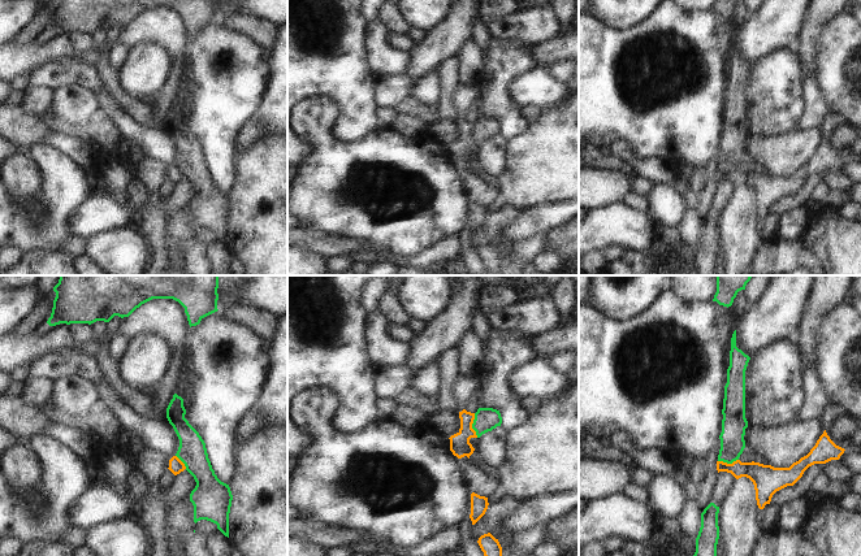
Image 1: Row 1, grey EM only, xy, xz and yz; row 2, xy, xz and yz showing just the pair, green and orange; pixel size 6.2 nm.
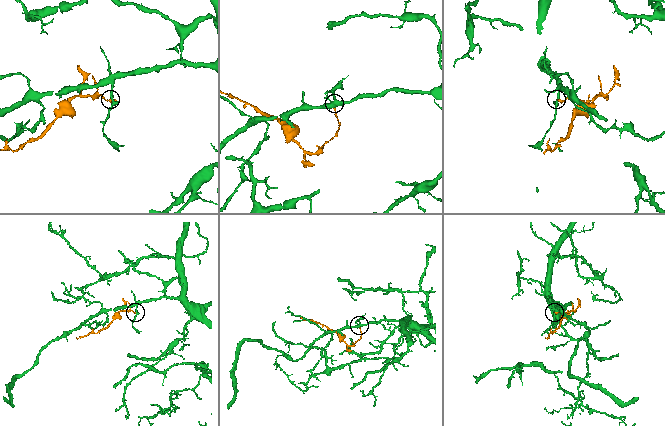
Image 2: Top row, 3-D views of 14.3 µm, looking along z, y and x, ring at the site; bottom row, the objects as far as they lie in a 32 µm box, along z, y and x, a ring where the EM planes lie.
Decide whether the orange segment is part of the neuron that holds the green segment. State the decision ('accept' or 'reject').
reject

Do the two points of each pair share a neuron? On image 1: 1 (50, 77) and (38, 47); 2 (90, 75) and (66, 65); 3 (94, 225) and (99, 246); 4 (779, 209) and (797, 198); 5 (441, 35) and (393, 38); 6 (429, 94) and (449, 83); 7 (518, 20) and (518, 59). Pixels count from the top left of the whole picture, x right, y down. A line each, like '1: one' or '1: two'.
1: two
2: one
3: two
4: one
5: two
6: two
7: two

